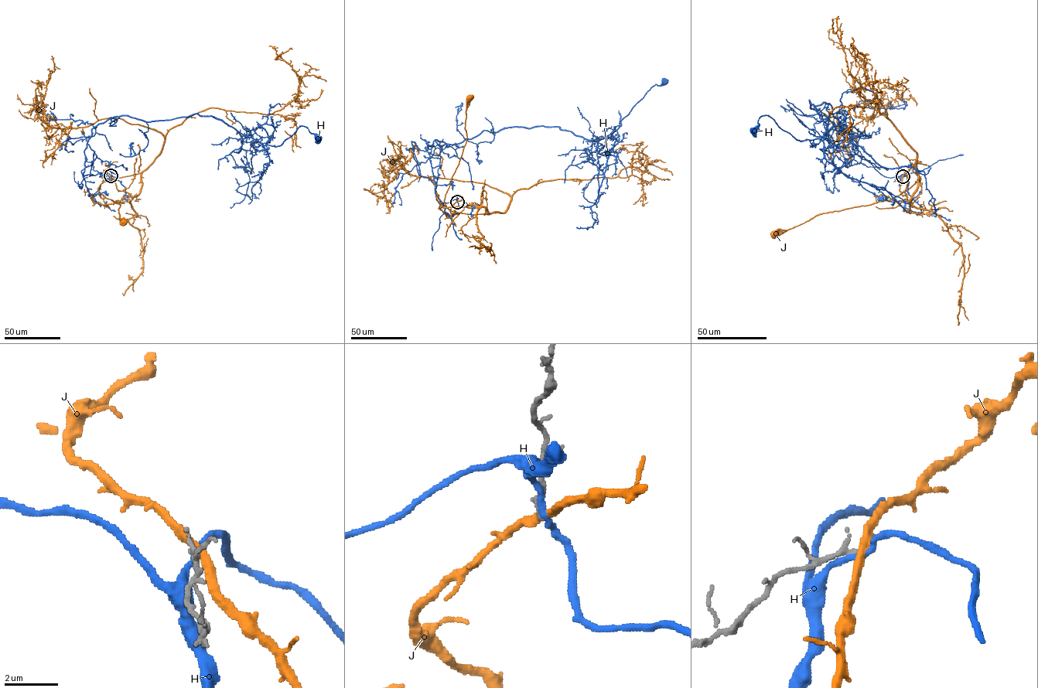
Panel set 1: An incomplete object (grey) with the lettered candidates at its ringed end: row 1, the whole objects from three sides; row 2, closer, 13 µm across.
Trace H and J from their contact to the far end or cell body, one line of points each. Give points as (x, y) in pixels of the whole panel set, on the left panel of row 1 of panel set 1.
H: (110, 175), (89, 176), (87, 141), (116, 116), (212, 116), (264, 145), (280, 146), (301, 126), (318, 138)
J: (110, 175), (118, 190), (135, 196), (141, 175), (107, 180), (97, 188), (121, 205), (118, 212), (124, 222)

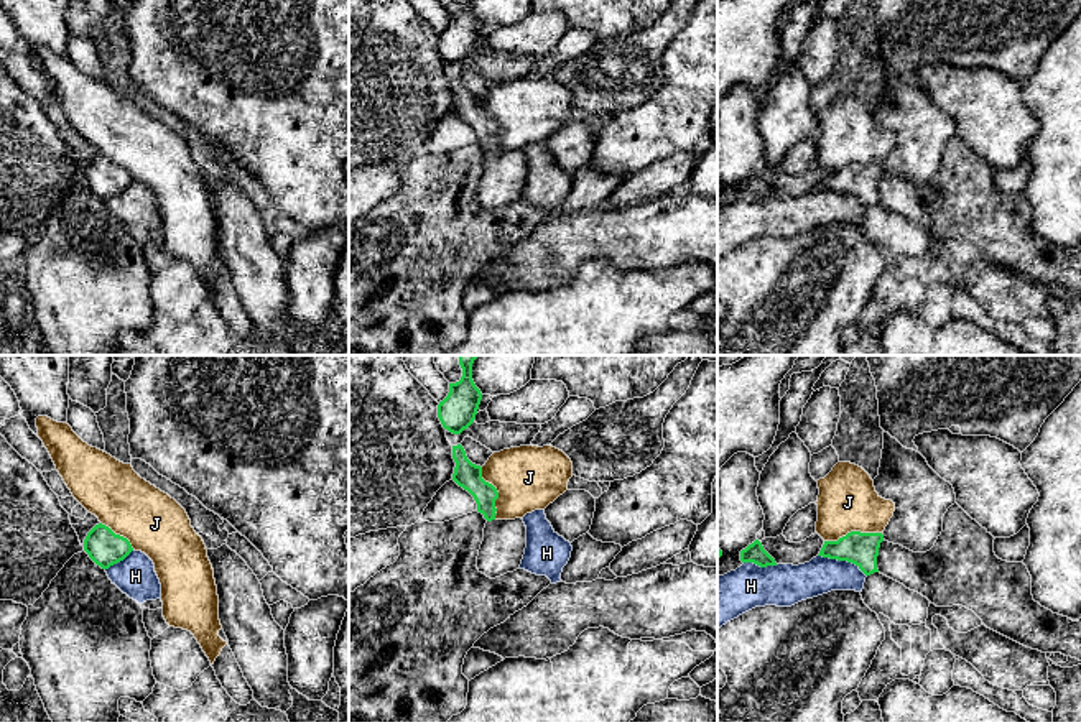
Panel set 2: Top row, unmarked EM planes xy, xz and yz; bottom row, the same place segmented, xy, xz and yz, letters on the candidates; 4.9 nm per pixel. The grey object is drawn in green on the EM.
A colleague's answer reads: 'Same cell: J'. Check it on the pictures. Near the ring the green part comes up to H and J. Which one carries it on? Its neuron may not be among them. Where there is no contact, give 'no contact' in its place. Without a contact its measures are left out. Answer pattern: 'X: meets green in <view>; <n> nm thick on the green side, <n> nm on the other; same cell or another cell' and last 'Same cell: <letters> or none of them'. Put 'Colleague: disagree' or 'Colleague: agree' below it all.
H: meets green in yz; 160 nm thick on the green side, 180 nm on the other; another cell
J: meets green in yz; 160 nm thick on the green side, 280 nm on the other; another cell
Same cell: none of them
Colleague: disagree

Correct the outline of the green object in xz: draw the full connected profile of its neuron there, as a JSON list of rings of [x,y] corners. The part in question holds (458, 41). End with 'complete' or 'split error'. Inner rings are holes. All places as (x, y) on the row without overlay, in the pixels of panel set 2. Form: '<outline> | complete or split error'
[[[462,0],[461,12],[449,15],[448,28],[438,36],[443,59],[452,66],[461,66],[474,54],[480,31],[482,25],[472,12],[472,0]]] | complete

